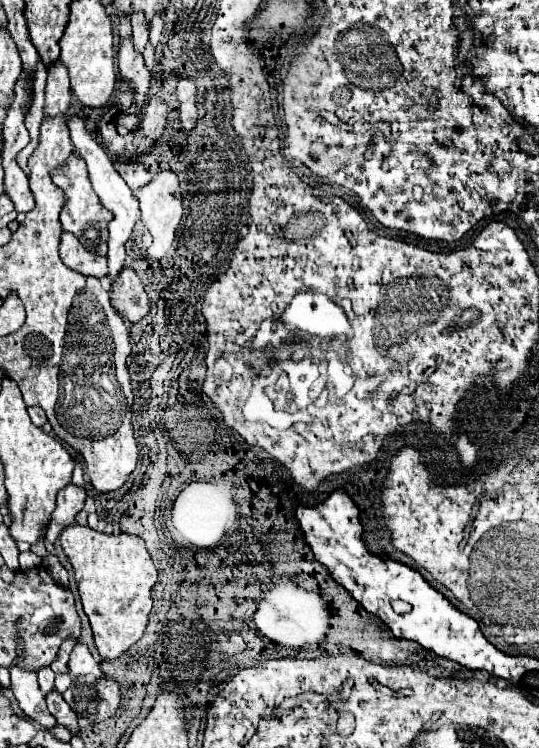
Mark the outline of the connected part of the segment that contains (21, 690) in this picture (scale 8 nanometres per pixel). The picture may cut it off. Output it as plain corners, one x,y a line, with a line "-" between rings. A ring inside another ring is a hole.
18,658
10,666
10,680
12,680
14,698
18,700
18,704
26,716
30,716
32,720
42,724
44,728
52,728
56,724
56,718
46,708
46,700
44,700
44,694
38,686
36,672
22,668
18,662
22,662
22,660

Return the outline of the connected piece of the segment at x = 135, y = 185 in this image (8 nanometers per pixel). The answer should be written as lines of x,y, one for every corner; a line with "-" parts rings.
112,160
114,162
114,168
120,172
120,176
128,182
128,186
132,190
138,190
142,186
146,186
152,176
150,172
146,170
146,166
140,162
140,160
132,160
132,162
120,162
120,160

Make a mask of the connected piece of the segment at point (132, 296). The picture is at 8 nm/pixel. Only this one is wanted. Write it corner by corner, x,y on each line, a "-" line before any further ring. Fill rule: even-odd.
124,266
112,286
112,304
130,322
138,322
148,312
148,296
138,274

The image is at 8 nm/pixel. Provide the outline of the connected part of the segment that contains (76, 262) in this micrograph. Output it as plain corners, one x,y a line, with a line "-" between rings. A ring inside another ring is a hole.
62,232
62,240
60,240
60,258
62,262
86,276
94,276
94,278
102,278
108,272
106,266
106,258
102,256
92,256
72,232

